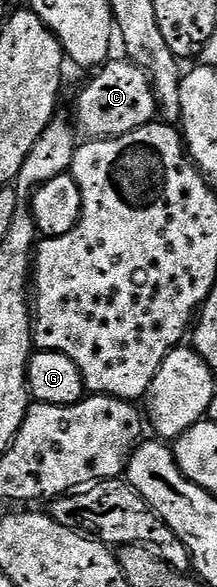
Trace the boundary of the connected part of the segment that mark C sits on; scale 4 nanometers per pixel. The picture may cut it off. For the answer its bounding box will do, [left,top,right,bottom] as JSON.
[75,58,158,140]

